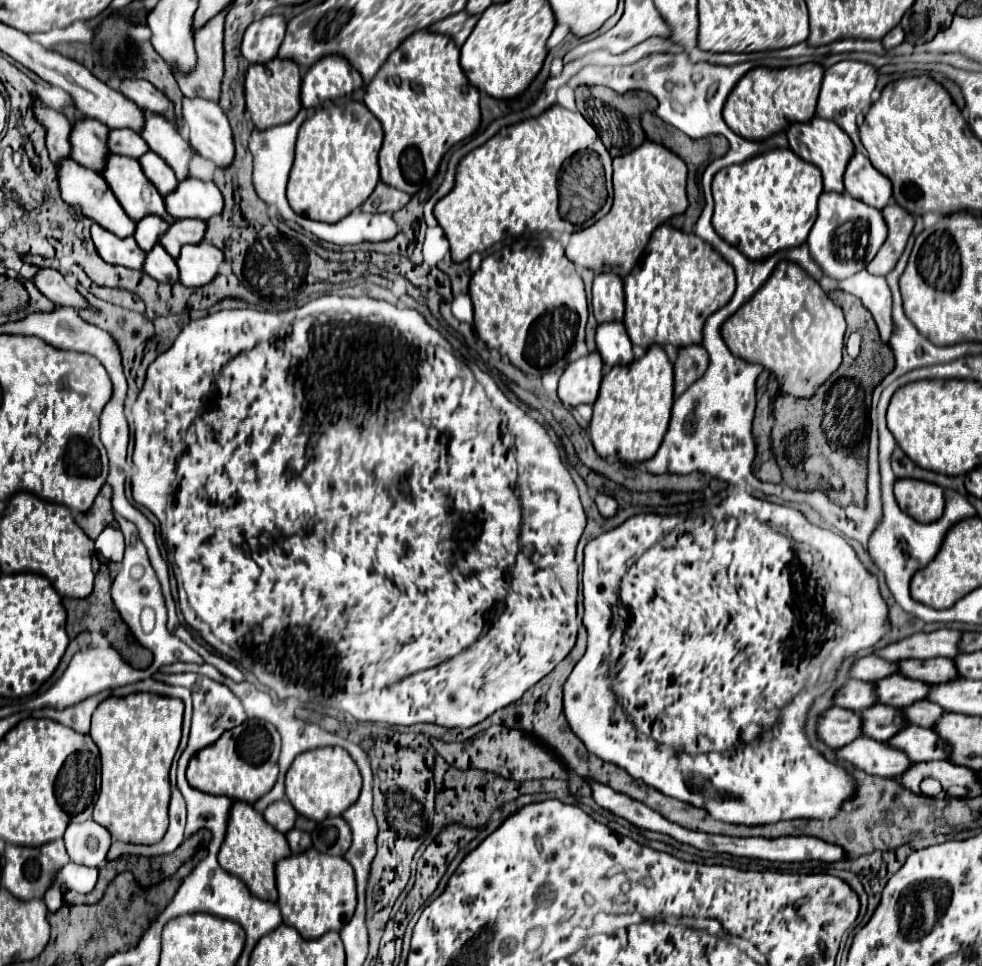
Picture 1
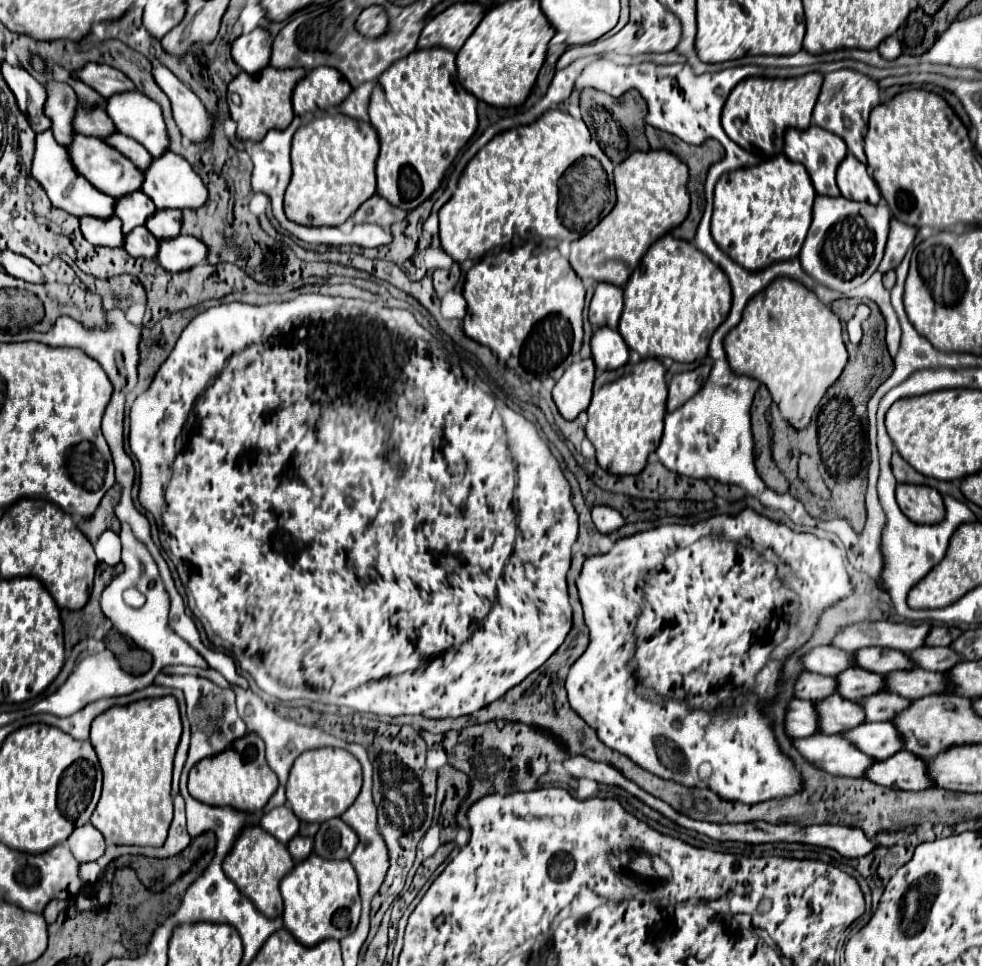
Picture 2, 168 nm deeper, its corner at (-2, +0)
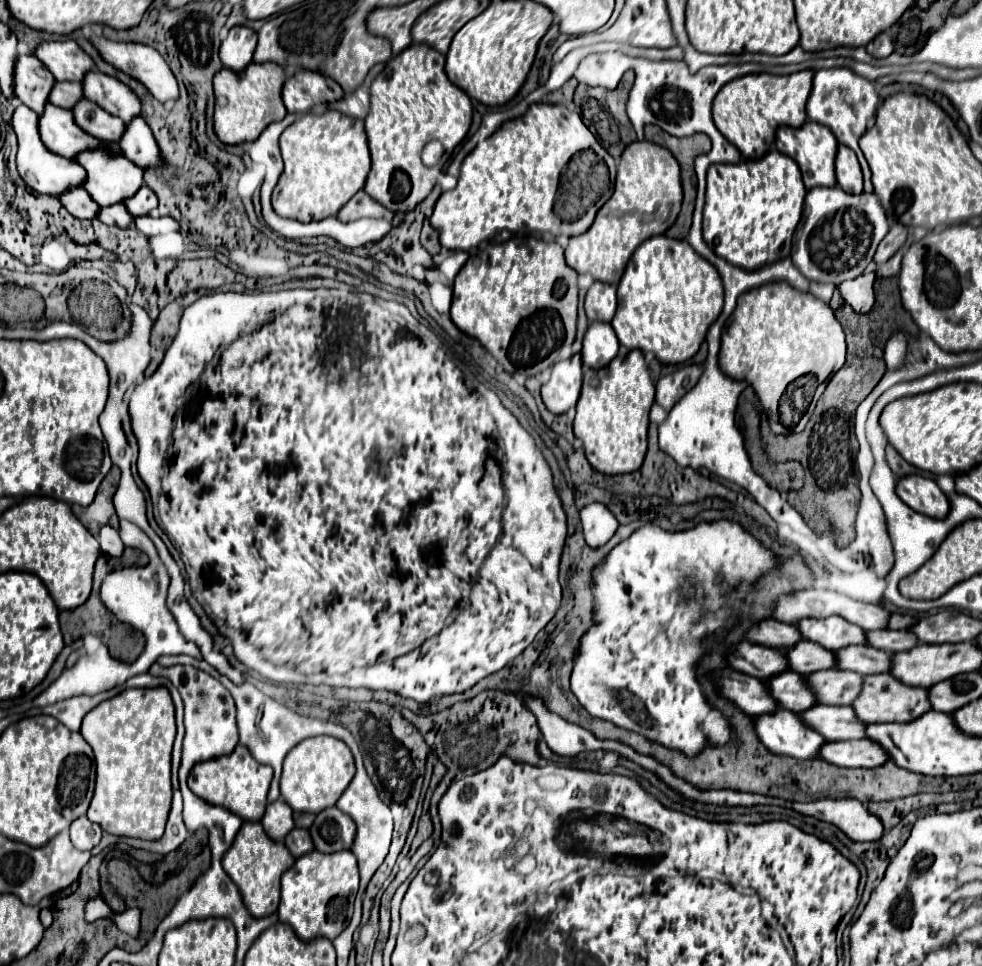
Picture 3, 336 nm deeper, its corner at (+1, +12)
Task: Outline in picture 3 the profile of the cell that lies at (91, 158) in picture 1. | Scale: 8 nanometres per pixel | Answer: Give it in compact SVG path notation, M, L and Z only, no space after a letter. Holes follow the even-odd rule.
M19 44L19 58L15 64L17 98L41 116L41 112L45 112L45 104L49 102L49 88L53 88L53 84L55 80L49 68L45 68L41 60L25 52L25 46Z

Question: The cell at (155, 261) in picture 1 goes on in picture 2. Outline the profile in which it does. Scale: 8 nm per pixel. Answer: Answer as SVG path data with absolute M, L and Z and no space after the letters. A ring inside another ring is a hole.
M138 226L124 236L124 250L134 258L156 258L156 238L144 226Z

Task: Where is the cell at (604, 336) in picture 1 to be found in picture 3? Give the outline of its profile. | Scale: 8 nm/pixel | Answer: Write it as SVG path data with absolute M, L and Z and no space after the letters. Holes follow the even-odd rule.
M589 324L583 340L583 364L589 368L603 368L619 352L619 340L611 324Z

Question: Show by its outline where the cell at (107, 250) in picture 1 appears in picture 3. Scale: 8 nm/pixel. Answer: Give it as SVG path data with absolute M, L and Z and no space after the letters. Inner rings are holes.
M83 188L65 192L61 202L71 212L71 216L77 216L79 220L97 220L97 210L101 210L101 206L87 192L83 192Z

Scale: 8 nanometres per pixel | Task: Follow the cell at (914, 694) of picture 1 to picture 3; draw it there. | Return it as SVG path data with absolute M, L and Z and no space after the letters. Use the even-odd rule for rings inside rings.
M803 640L795 648L787 650L787 656L789 668L803 676L809 676L809 672L819 672L821 668L837 668L835 652L829 652L827 648L821 648L821 644L813 644L809 640Z

